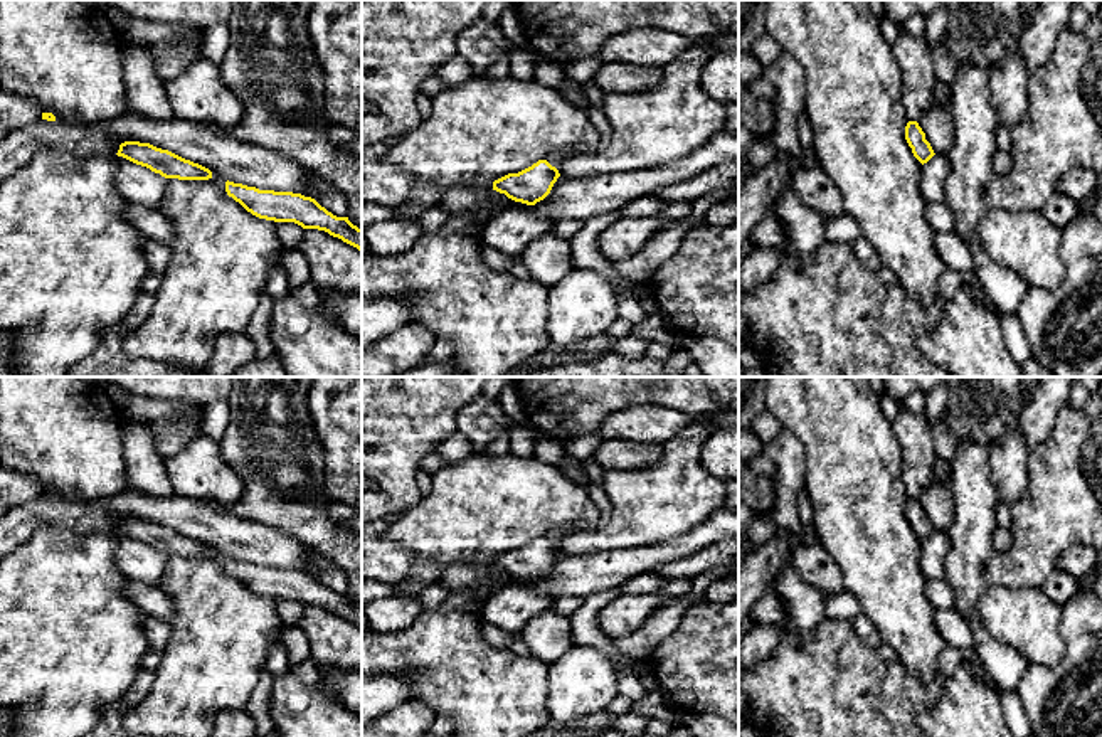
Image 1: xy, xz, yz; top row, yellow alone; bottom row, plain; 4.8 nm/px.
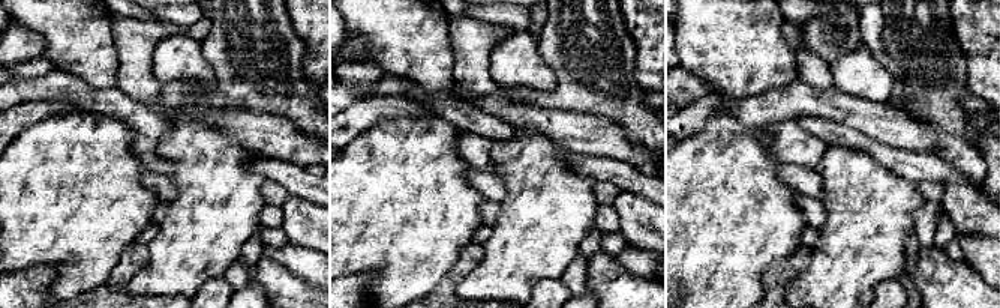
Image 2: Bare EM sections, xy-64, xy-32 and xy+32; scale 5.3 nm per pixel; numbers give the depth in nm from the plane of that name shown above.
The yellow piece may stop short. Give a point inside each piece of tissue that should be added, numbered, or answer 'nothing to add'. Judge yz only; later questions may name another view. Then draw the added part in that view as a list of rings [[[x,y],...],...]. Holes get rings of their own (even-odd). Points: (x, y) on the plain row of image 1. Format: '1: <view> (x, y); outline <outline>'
nothing to add

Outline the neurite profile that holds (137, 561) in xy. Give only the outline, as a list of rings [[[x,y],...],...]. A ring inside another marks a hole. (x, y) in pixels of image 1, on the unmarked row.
[[[118,533],[116,565],[130,581],[158,586],[167,560],[168,555],[160,550]]]

